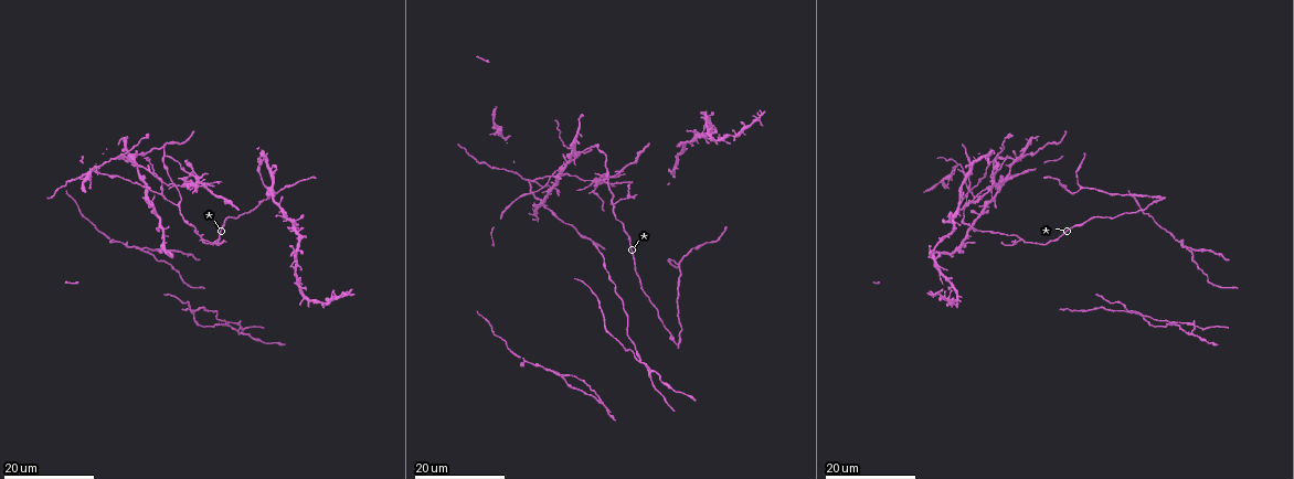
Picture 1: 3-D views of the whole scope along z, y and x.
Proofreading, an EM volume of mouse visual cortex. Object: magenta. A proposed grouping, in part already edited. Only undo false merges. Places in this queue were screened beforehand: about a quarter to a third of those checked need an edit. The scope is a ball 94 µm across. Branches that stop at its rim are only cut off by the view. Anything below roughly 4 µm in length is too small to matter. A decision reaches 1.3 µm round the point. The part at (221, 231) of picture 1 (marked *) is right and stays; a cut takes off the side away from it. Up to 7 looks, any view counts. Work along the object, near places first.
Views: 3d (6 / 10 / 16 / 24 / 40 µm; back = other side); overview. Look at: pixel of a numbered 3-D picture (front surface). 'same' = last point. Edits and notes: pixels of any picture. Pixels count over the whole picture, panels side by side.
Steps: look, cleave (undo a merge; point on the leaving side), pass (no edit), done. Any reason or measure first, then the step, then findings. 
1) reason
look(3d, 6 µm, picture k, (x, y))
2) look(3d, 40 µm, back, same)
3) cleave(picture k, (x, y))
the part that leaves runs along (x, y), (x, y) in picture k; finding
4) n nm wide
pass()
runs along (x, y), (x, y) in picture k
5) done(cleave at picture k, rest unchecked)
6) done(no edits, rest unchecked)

look(3d, 16 µm, picture 1, (680, 147))

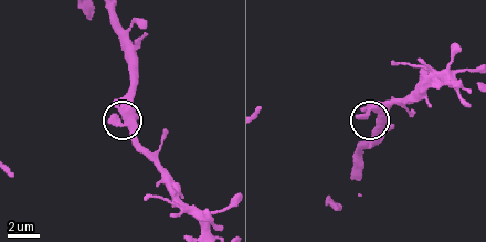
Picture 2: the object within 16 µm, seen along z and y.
zoom in
look(3d, 10 µm, picture 2, (114, 118))

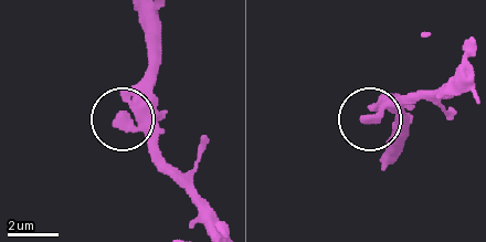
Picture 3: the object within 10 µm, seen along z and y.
closer look
look(3d, 6 µm, picture 3, (123, 116))

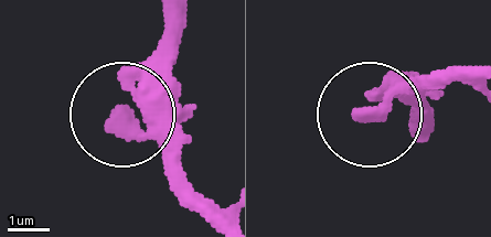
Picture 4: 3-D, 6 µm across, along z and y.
pass()
all the same neuron

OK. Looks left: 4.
thin arm on a thick one
look(3d, 24 µm, picture 1, (540, 201))

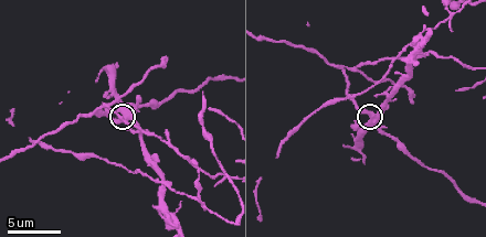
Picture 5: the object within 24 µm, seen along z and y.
look(3d, 10 µm, picture 5, (371, 117))

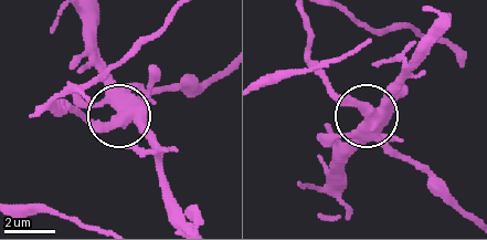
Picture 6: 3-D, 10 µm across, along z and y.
look(3d, 6 µm, picture 6, (119, 110))

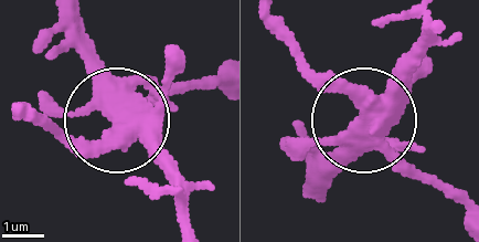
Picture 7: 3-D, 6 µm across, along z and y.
side arm 21 µm
cleave(picture 7, (82, 146))
the part that leaves runs along (118, 122), (80, 139), (27, 122) in picture 7; a second neuron is stuck on

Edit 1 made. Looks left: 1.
done(cleave at picture 7, rest unchecked)

